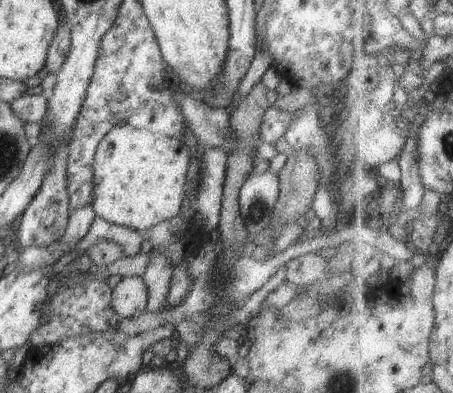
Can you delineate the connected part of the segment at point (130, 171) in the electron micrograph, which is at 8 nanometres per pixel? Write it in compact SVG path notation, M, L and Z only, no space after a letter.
M116 123L97 144L90 208L96 217L137 232L169 221L181 208L187 164L189 150L184 142Z

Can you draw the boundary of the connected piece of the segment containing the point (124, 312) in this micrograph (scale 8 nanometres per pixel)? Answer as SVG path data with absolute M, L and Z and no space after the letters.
M127 276L120 280L110 294L110 308L118 318L133 318L146 309L147 290L139 276Z

